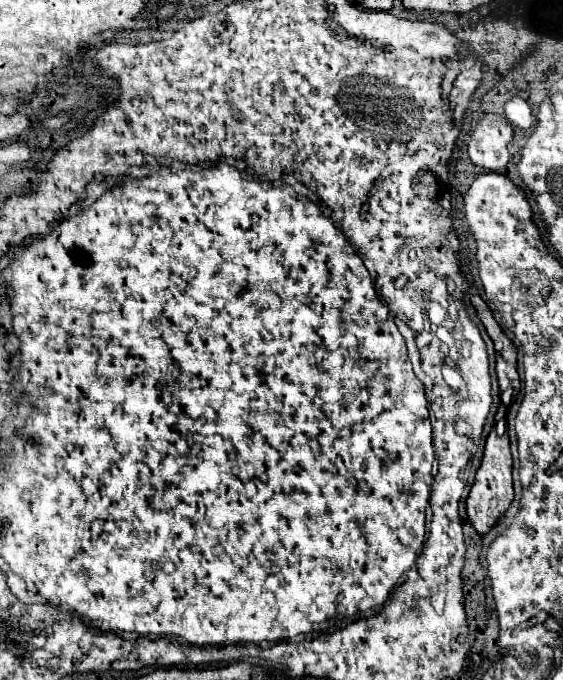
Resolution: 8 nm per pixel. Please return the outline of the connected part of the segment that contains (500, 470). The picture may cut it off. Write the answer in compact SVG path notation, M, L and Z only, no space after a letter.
M495 430L489 434L485 444L485 454L481 468L477 470L475 484L467 498L467 520L477 530L477 534L487 534L491 526L495 526L503 514L507 512L509 504L513 502L513 482L511 482L511 452L509 452L509 438L497 436Z

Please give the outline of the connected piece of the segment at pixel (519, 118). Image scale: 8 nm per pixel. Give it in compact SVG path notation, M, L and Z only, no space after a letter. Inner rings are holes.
M513 98L505 104L505 116L516 128L529 129L534 124L531 106L523 98Z

